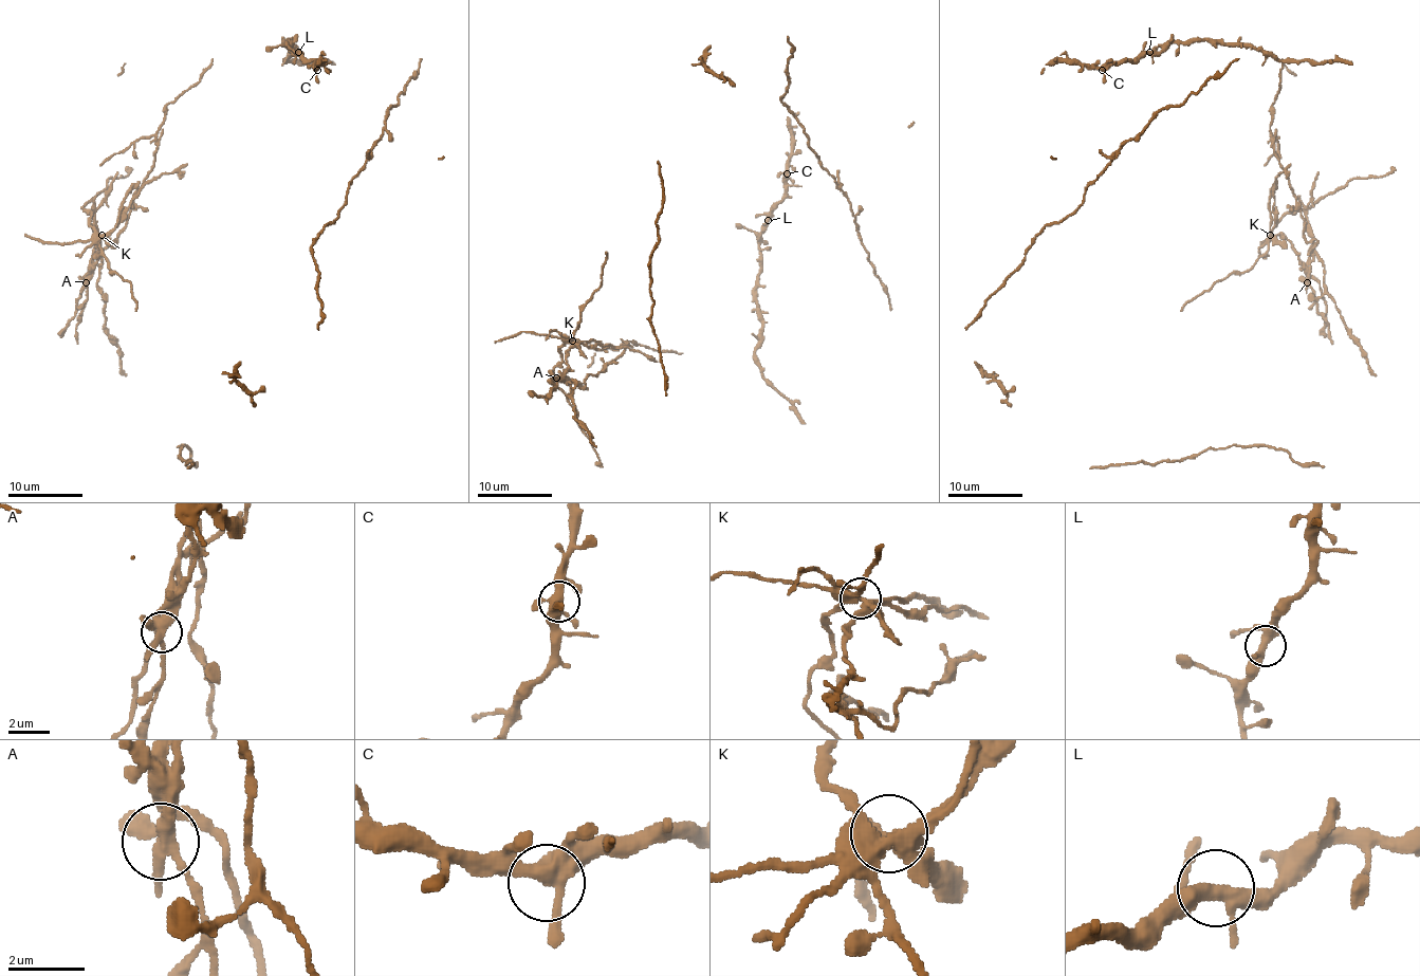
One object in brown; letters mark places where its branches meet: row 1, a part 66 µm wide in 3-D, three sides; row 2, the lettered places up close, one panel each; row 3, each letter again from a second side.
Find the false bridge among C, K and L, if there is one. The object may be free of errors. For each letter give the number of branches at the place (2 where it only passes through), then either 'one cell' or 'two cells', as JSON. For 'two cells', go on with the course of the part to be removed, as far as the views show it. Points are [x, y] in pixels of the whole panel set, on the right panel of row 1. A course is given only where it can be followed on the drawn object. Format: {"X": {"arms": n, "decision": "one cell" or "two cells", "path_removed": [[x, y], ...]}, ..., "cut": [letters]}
{"C": {"arms": 5, "decision": "one cell"}, "K": {"arms": 5, "decision": "two cells", "path_removed": [[1269, 235], [1283, 235], [1301, 261], [1312, 256], [1316, 243], [1305, 239], [1305, 220], [1269, 125], [1283, 59]]}, "L": {"arms": 4, "decision": "one cell"}, "cut": ["K"]}

